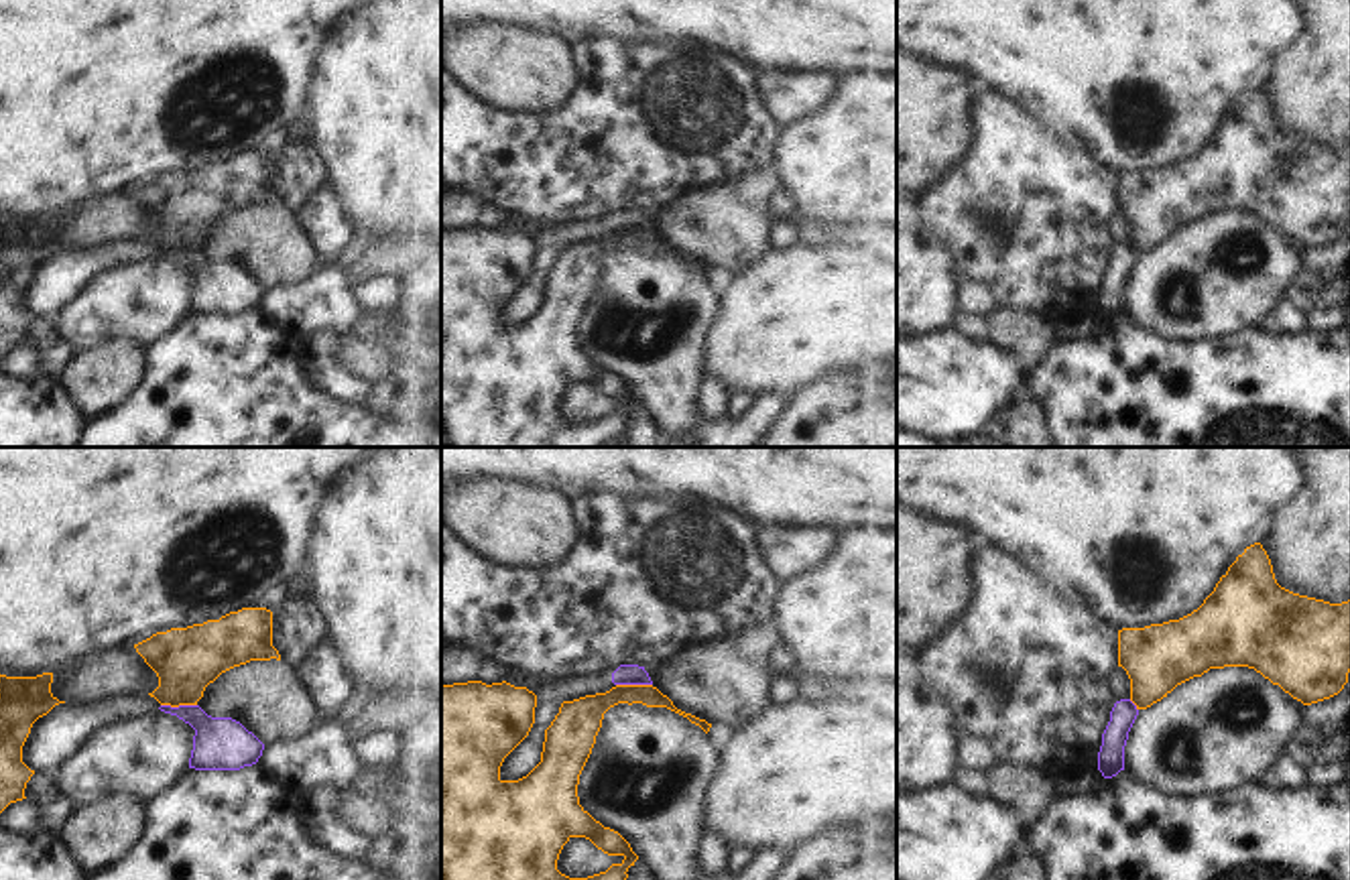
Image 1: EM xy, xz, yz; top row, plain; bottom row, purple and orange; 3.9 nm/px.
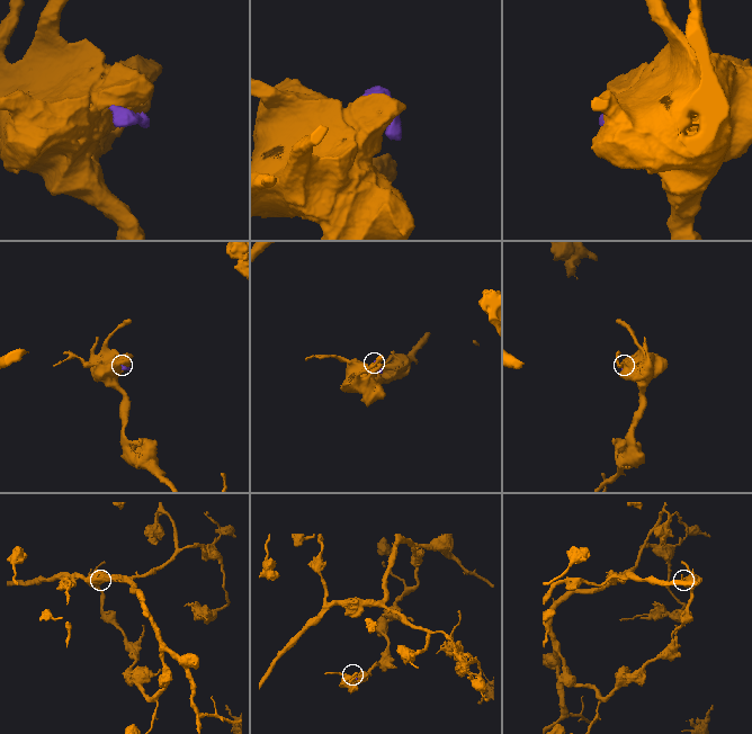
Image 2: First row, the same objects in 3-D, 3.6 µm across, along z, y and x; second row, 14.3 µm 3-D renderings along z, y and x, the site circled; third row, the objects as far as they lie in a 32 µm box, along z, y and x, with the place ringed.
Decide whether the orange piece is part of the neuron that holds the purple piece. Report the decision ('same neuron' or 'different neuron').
different neuron

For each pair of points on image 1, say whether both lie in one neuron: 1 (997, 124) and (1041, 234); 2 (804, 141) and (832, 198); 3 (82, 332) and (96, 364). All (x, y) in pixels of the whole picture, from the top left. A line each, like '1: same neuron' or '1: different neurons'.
1: same neuron
2: same neuron
3: different neurons

